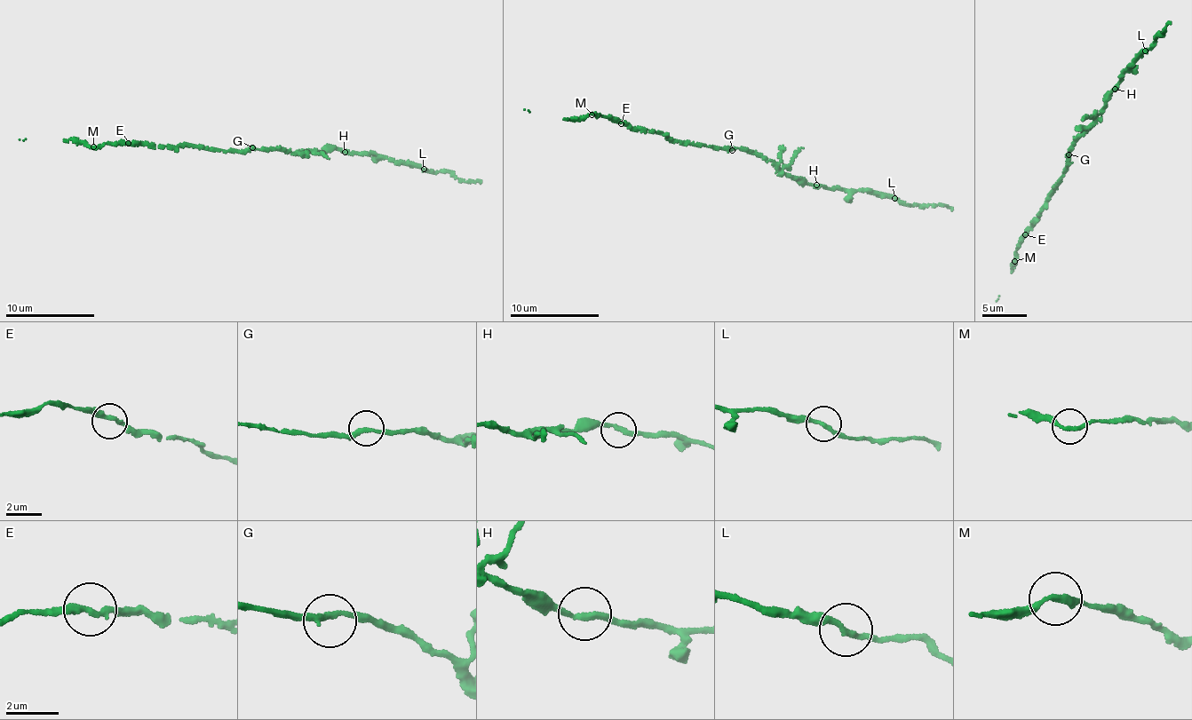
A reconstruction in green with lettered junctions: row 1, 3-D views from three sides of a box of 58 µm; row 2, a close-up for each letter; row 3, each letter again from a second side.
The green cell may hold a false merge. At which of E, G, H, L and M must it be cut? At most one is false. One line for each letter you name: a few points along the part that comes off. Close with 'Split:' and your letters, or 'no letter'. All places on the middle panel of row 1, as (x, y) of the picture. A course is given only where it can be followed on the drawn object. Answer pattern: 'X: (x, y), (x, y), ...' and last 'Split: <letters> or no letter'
Split: no letter

